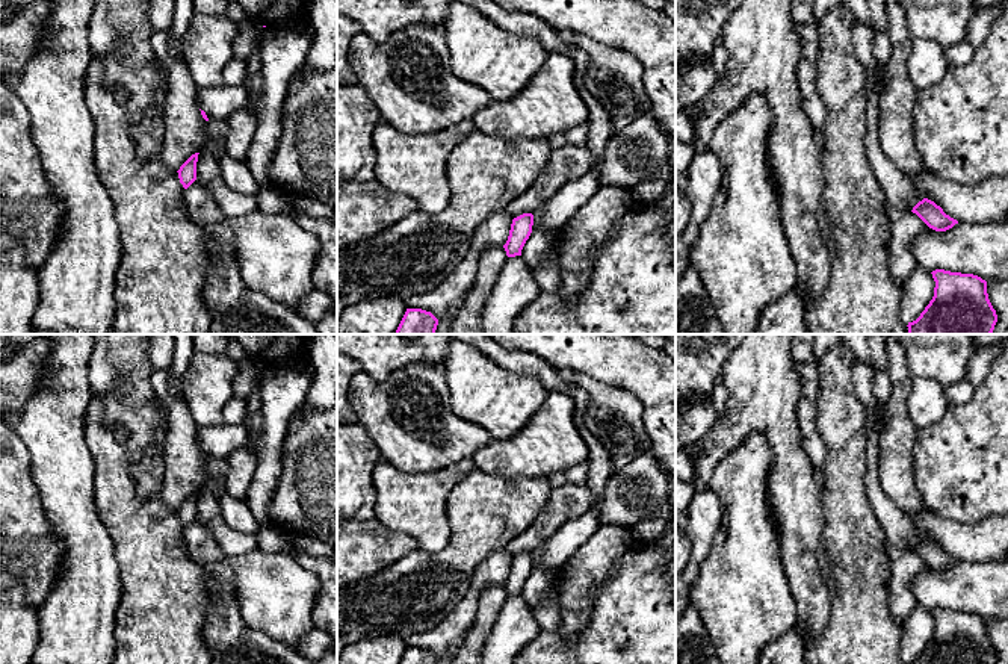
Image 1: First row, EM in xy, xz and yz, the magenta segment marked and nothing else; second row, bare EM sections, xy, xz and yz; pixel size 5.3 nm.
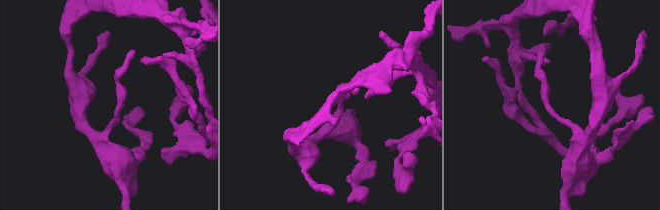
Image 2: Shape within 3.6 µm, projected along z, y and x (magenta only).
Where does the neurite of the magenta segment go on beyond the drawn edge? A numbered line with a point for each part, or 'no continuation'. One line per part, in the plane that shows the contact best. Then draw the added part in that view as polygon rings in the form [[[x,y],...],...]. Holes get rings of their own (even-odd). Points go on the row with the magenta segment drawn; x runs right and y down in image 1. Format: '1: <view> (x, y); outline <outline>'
no continuation

